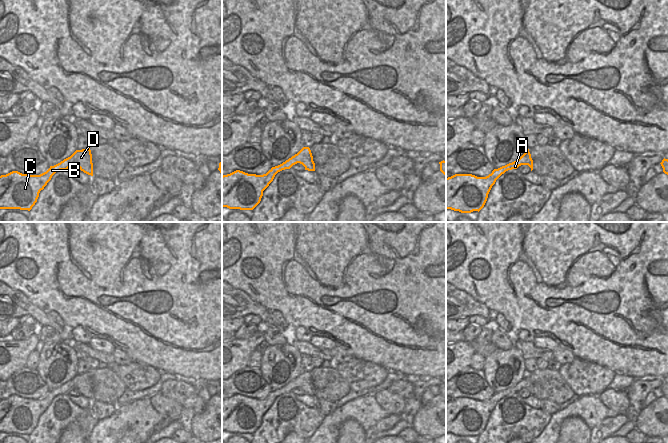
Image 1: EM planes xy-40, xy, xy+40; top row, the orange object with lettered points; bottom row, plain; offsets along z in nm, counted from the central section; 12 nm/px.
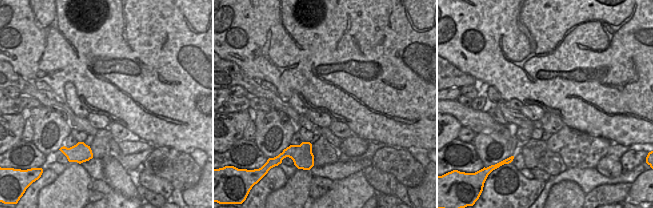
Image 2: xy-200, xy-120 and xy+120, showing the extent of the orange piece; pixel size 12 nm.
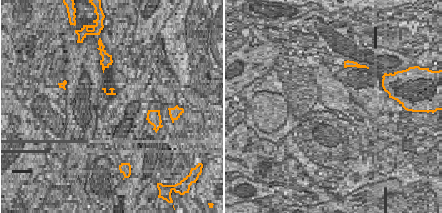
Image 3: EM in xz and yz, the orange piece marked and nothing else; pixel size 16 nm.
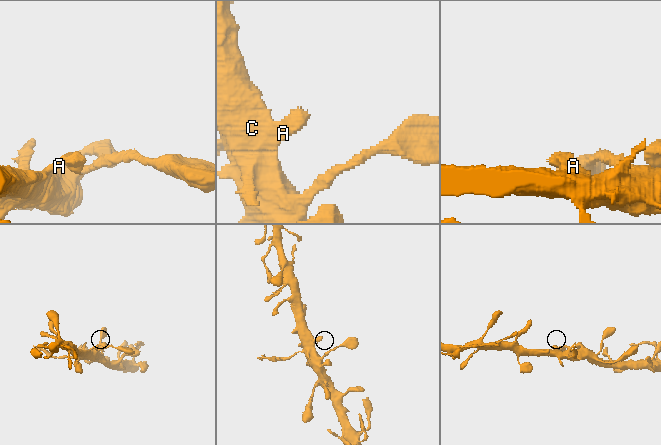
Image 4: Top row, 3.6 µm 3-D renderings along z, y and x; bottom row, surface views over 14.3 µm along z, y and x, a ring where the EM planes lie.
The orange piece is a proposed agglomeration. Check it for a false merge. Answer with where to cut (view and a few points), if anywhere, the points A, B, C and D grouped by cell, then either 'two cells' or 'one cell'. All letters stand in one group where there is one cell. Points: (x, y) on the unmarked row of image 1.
cut none; groups A B C D; one cell

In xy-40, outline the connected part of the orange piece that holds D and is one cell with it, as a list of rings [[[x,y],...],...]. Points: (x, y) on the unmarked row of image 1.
[[[90,372],[76,374],[70,381],[64,383],[60,387],[50,390],[50,392],[40,399],[22,398],[18,395],[12,395],[6,399],[0,400],[0,433],[20,433],[30,435],[37,426],[39,417],[52,400],[60,394],[68,394],[71,389],[76,389],[84,397],[93,400],[93,387]]]

